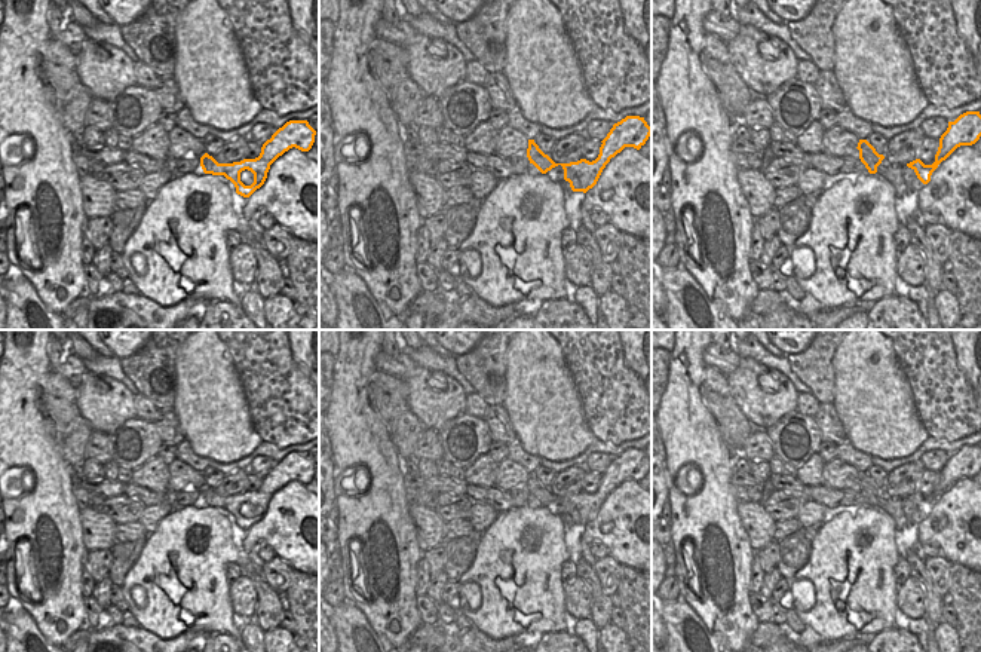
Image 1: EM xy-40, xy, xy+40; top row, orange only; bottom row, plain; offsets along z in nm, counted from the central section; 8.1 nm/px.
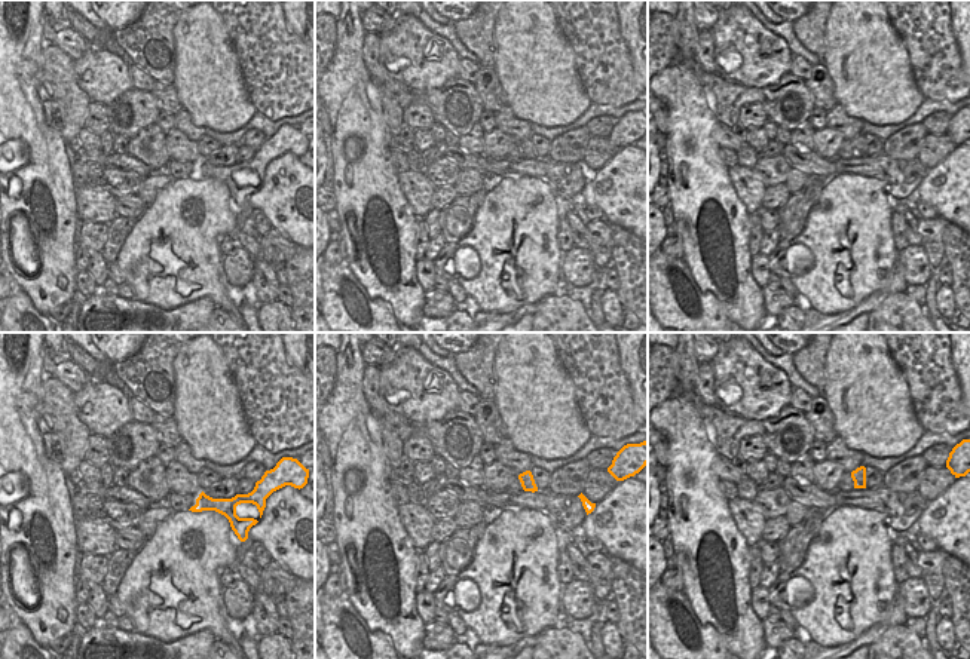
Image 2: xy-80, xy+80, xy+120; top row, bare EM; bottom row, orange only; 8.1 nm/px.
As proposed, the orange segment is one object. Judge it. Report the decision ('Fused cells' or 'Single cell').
Single cell

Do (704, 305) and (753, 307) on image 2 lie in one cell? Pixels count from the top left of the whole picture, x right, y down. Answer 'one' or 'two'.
two

